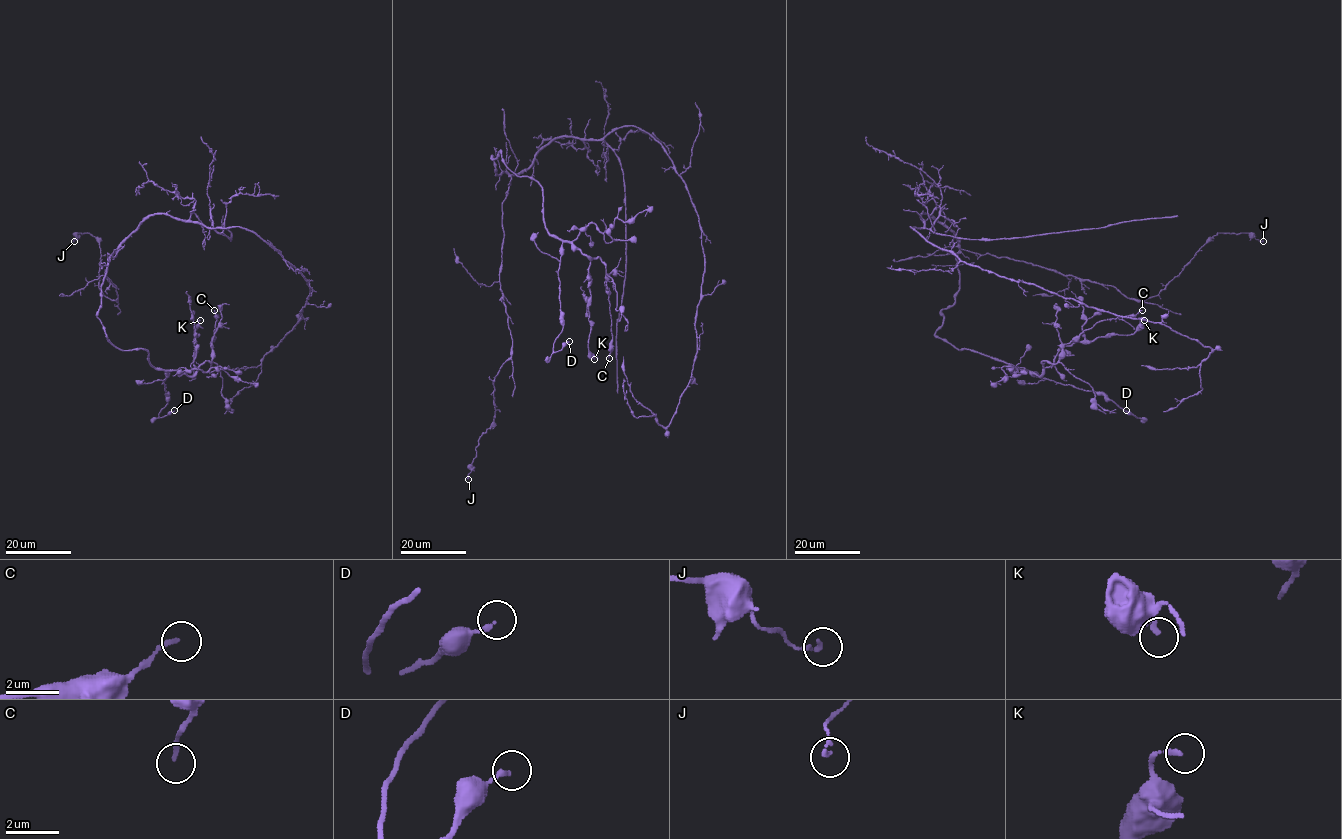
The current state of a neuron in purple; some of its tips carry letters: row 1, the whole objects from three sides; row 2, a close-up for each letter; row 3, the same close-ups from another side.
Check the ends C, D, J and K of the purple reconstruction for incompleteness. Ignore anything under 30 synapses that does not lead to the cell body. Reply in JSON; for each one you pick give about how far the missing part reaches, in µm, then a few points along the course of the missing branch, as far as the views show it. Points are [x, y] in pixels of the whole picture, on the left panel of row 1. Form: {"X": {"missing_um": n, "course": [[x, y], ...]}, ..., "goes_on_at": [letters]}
{"goes_on_at": []}

